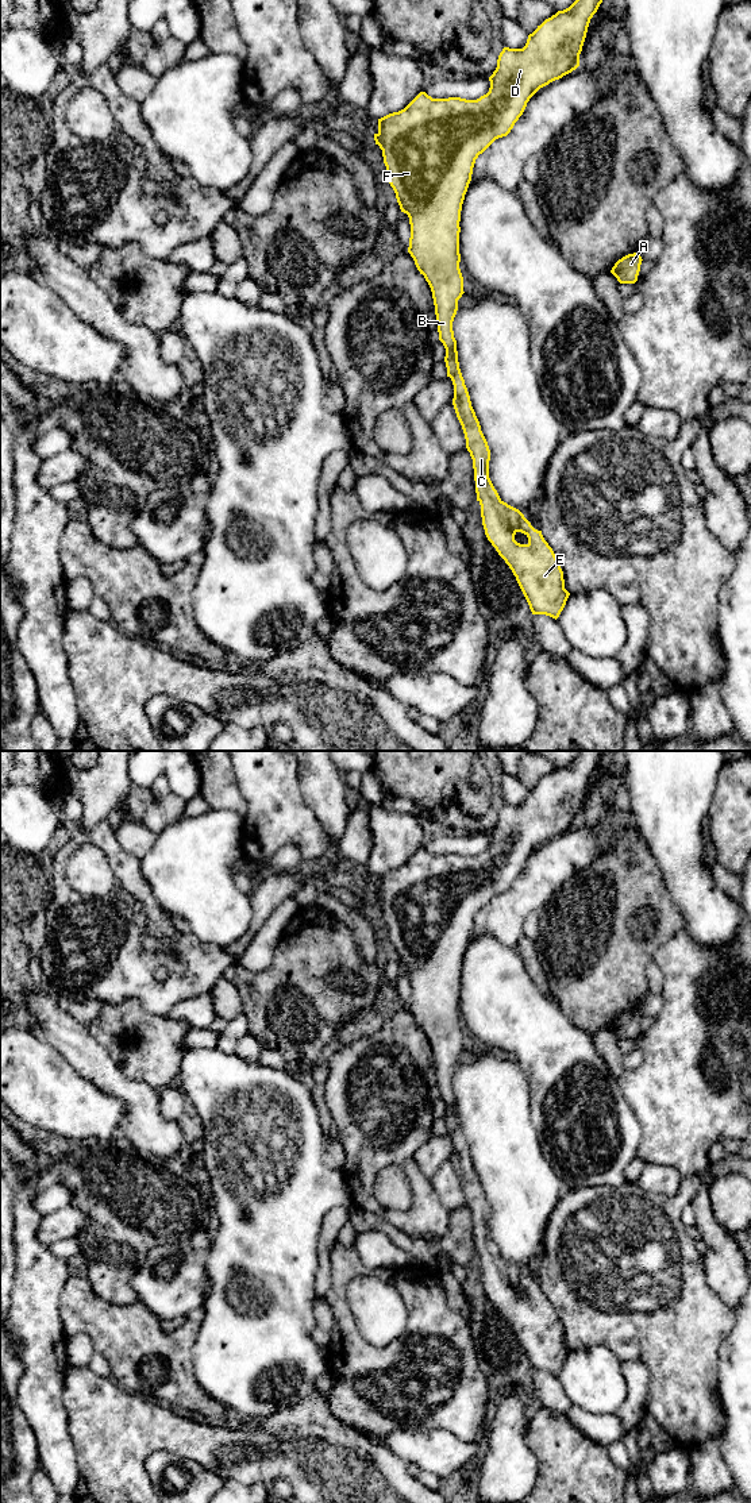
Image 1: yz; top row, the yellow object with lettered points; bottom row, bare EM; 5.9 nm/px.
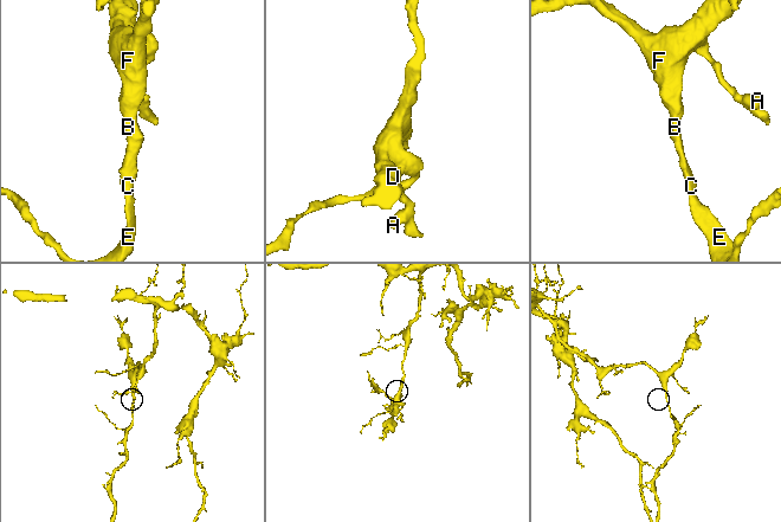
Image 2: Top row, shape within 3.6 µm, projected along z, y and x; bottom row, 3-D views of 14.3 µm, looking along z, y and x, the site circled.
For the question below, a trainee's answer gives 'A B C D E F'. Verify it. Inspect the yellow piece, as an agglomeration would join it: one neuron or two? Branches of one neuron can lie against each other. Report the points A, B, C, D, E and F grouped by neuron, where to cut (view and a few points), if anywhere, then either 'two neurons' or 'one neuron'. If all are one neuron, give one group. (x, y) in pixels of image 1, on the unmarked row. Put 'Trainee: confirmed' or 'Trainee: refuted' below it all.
A B C D E F | no cut | one neuron
Trainee: confirmed

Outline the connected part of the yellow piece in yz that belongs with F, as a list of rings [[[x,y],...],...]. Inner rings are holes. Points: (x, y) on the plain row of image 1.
[[[581,751],[569,764],[558,767],[538,782],[528,791],[523,805],[504,803],[498,812],[497,824],[489,833],[489,848],[480,855],[432,855],[425,848],[420,848],[404,866],[378,875],[378,889],[374,890],[376,901],[382,906],[388,937],[396,949],[401,968],[409,974],[408,1009],[432,1048],[439,1097],[446,1105],[447,1133],[454,1141],[452,1161],[465,1190],[466,1205],[473,1215],[475,1249],[481,1261],[485,1291],[516,1333],[532,1371],[546,1371],[555,1376],[570,1352],[565,1345],[563,1327],[542,1287],[535,1286],[519,1265],[504,1259],[494,1245],[489,1234],[490,1206],[459,1125],[452,1087],[458,1056],[465,1049],[459,1025],[459,978],[475,916],[496,895],[511,889],[527,859],[540,844],[579,822],[579,810],[590,775],[601,759],[602,751]],[[517,1288],[528,1294],[527,1300],[515,1296]]]

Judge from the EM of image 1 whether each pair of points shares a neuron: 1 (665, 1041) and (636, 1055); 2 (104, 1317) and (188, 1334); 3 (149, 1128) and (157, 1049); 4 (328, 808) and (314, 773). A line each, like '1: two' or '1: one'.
1: two
2: one
3: two
4: one

